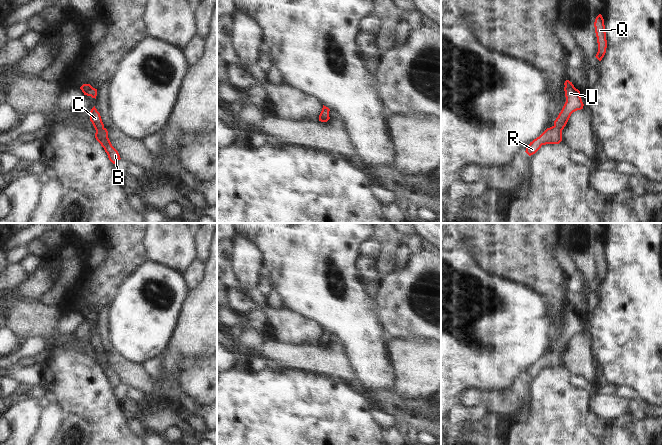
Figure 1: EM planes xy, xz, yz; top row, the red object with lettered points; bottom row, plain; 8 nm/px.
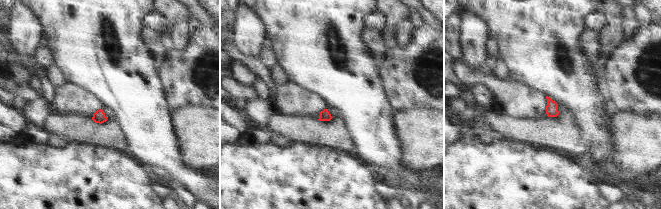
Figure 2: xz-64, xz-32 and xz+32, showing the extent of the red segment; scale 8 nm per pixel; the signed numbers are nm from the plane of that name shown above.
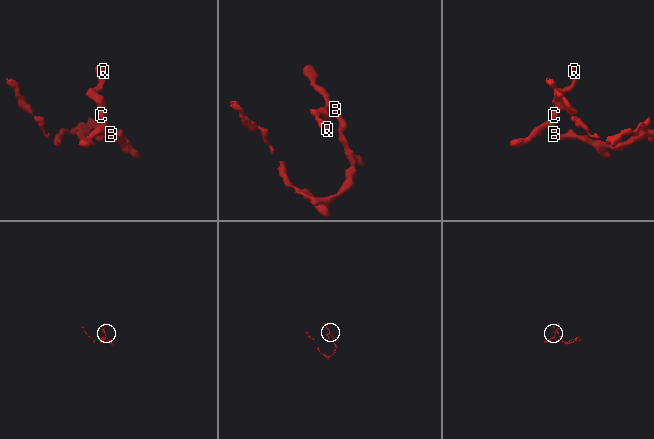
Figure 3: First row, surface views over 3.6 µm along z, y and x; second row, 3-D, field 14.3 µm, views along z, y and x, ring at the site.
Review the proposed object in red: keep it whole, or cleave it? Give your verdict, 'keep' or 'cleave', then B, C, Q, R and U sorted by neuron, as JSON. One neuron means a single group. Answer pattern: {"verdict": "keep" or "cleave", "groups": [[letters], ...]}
{"verdict": "keep", "groups": [["B", "C", "Q", "R", "U"]]}

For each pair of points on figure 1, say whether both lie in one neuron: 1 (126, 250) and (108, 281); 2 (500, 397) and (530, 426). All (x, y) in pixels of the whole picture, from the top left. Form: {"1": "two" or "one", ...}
{"1": "one", "2": "two"}

